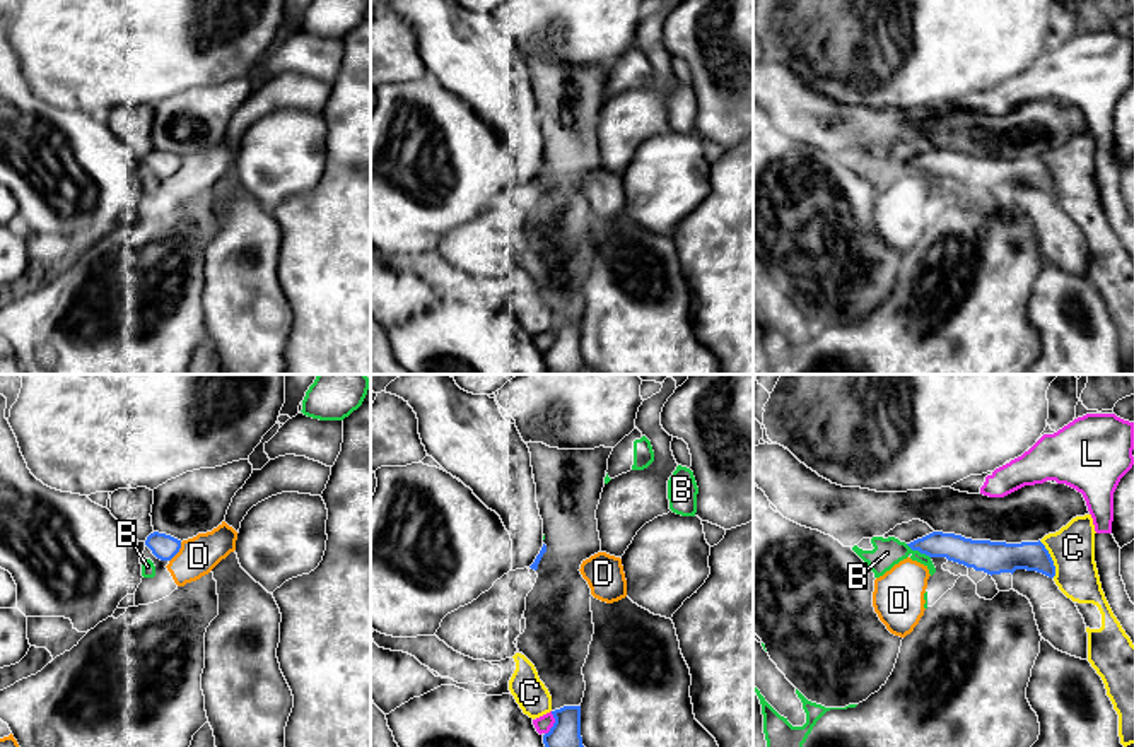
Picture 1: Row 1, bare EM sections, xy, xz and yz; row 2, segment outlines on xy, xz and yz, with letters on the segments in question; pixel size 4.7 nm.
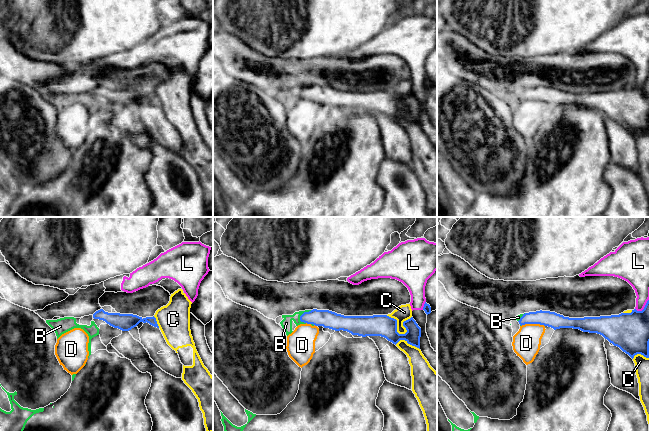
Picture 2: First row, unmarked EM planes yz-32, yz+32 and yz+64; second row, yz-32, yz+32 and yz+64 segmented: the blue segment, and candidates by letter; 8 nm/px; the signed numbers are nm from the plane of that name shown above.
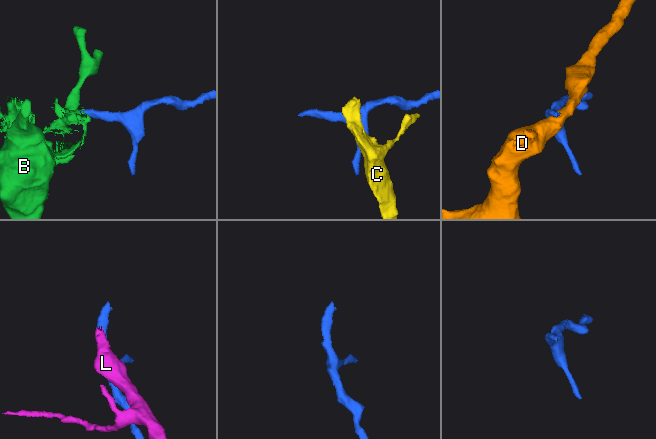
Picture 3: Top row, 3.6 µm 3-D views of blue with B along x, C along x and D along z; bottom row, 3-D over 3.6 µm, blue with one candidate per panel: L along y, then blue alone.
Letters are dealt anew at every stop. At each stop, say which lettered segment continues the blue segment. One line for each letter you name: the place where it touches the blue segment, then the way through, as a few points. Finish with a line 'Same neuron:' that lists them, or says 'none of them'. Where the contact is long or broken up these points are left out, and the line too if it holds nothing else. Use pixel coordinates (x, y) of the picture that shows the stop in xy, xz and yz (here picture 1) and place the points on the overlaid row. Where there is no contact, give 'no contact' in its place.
B: contact yz (917, 549); way yz (958, 549), (917, 549), (887, 552)
Same neuron: B

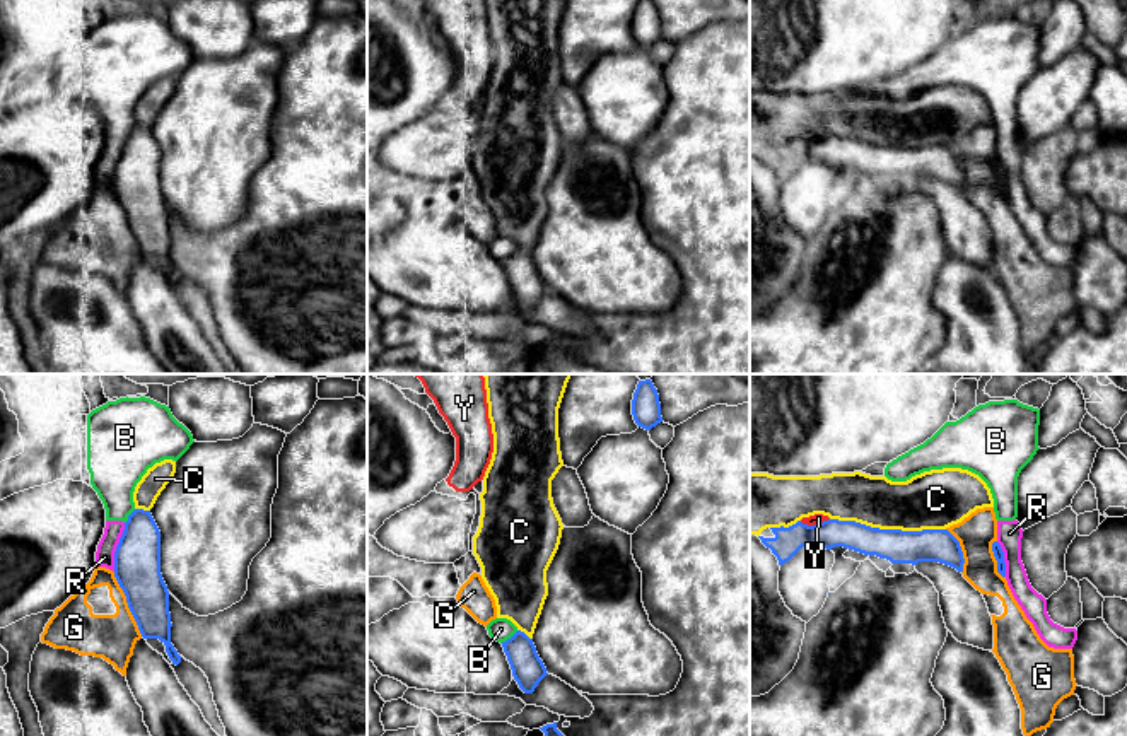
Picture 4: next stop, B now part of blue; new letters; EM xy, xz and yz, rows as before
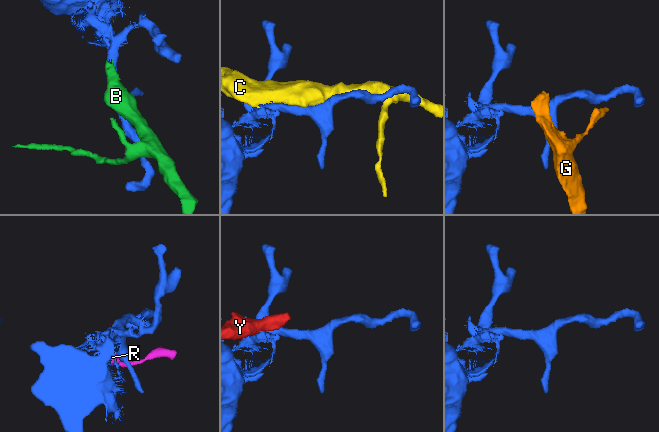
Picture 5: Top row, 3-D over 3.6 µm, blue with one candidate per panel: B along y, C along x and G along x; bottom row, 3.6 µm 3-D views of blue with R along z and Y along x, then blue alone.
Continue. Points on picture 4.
R: contact xy (116, 547); way xy (137, 560), (125, 549), (116, 547), (105, 557)
Same neuron: R

